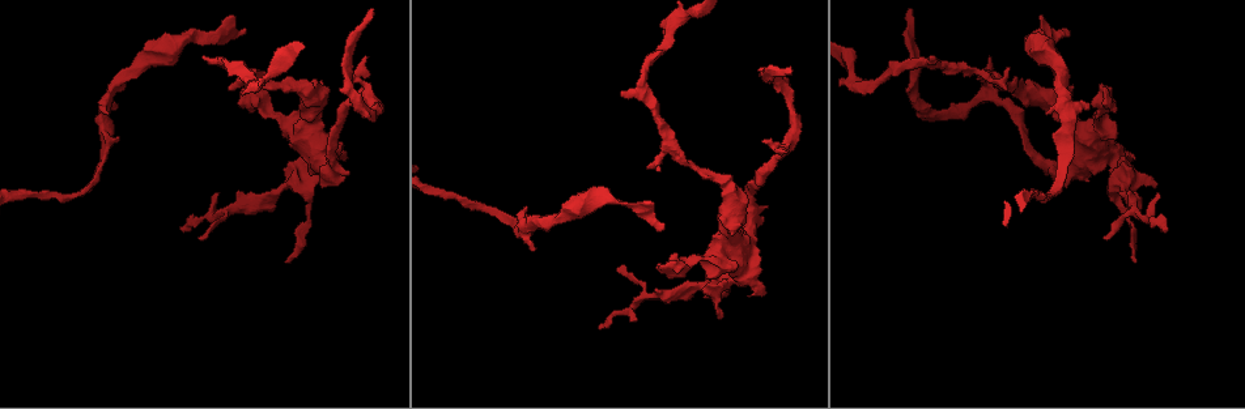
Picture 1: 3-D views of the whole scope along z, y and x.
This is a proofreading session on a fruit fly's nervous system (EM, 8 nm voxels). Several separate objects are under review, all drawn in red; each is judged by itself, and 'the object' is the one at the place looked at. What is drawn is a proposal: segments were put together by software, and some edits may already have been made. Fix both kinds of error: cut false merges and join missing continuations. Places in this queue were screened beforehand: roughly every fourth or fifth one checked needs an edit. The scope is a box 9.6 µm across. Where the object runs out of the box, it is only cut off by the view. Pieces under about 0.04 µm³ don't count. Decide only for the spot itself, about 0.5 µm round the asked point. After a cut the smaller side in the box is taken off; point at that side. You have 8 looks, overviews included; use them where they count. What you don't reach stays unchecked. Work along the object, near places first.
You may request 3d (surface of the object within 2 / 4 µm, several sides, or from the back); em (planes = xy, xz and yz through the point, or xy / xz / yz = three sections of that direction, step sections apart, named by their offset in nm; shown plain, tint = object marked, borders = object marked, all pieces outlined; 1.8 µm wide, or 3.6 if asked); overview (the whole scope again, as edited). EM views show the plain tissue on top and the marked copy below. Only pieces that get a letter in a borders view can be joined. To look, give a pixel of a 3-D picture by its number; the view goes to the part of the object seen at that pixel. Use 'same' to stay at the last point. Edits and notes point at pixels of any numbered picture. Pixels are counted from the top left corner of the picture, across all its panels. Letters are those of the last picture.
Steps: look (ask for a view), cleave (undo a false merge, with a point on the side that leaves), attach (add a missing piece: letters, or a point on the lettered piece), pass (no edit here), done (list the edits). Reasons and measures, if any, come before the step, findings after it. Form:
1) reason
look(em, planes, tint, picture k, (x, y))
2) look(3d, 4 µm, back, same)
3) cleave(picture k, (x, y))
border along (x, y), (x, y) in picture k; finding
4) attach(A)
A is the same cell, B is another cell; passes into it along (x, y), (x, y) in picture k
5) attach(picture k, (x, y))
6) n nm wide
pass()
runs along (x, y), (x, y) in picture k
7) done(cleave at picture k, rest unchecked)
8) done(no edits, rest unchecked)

an open end
look(em, planes, borders, picture 1, (765, 141))

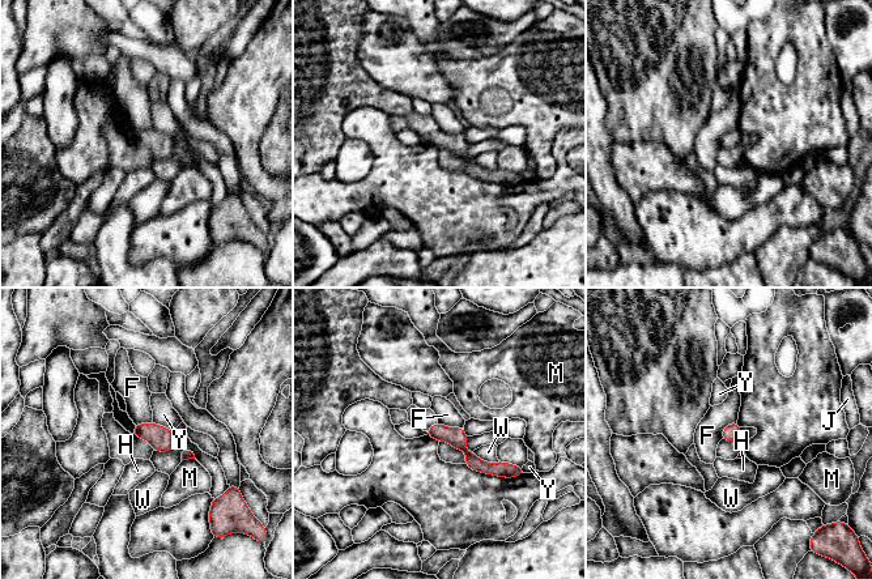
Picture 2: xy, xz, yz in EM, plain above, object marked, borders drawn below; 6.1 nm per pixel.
pass()
F, H, J, M, W and Y are other cells; border along (438, 421), (447, 426), (463, 428) in picture 2; none of them fits

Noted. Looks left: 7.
thin end
look(em, planes, borders, picture 1, (1009, 69))

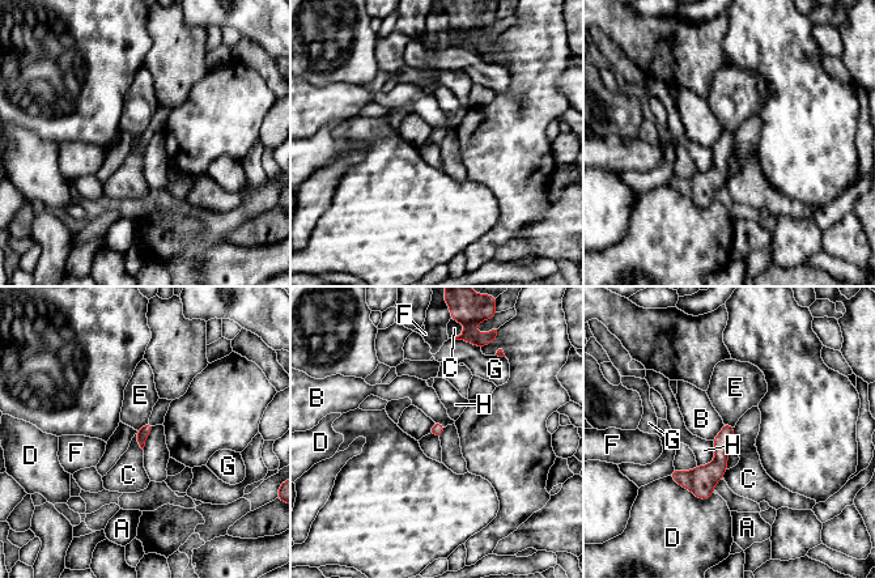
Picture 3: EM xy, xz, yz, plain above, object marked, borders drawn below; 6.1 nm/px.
pass()
A, B, C, D, E, F, G and H are other cells; border along (135, 434), (143, 450) in picture 3; no lettered piece goes on from it

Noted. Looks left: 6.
free end
look(3d, 2 µm, picture 1, (1135, 262))

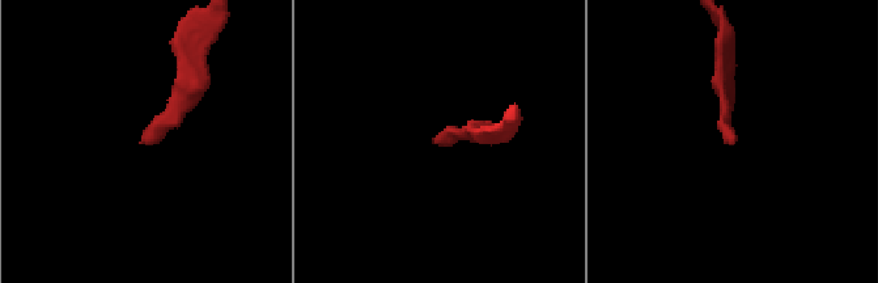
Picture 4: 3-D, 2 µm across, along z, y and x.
look(em, planes, borders, picture 4, (434, 143))

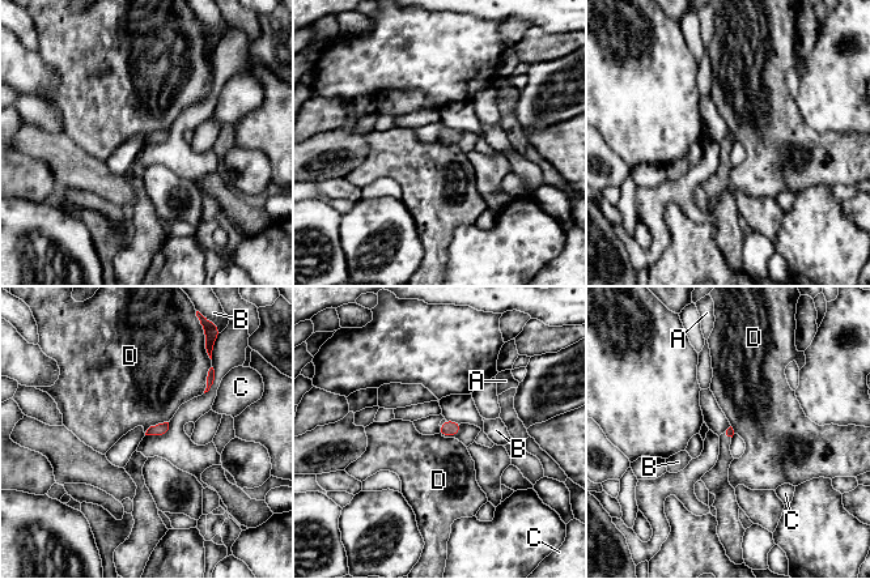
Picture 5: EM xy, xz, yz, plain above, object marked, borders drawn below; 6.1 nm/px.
D touches over 170 nm
pass()
A, B, C and D are other cells; border along (209, 367), (207, 387), (203, 392) in picture 5; no lettered piece goes on from it

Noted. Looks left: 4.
done(no edits, rest unchecked)

